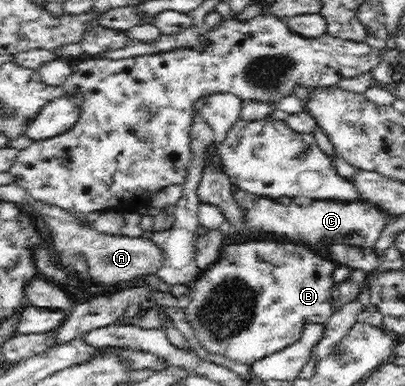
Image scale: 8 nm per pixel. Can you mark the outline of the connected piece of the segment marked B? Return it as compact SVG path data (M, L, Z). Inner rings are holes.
M248 241L245 243L236 243L229 246L225 246L221 251L221 258L212 263L207 268L202 271L202 274L195 280L195 282L189 285L189 291L186 293L188 295L188 306L182 310L184 314L184 322L192 328L192 332L198 340L200 348L206 352L206 354L212 354L212 356L222 356L230 362L237 362L242 364L242 366L254 366L258 362L265 360L266 358L272 357L278 352L283 352L287 350L292 344L295 344L300 340L302 332L309 325L328 325L331 319L334 317L334 288L338 285L336 280L334 280L334 274L336 270L340 268L342 264L330 260L324 259L320 256L314 254L308 246L304 244L285 242L278 243L276 241Z

